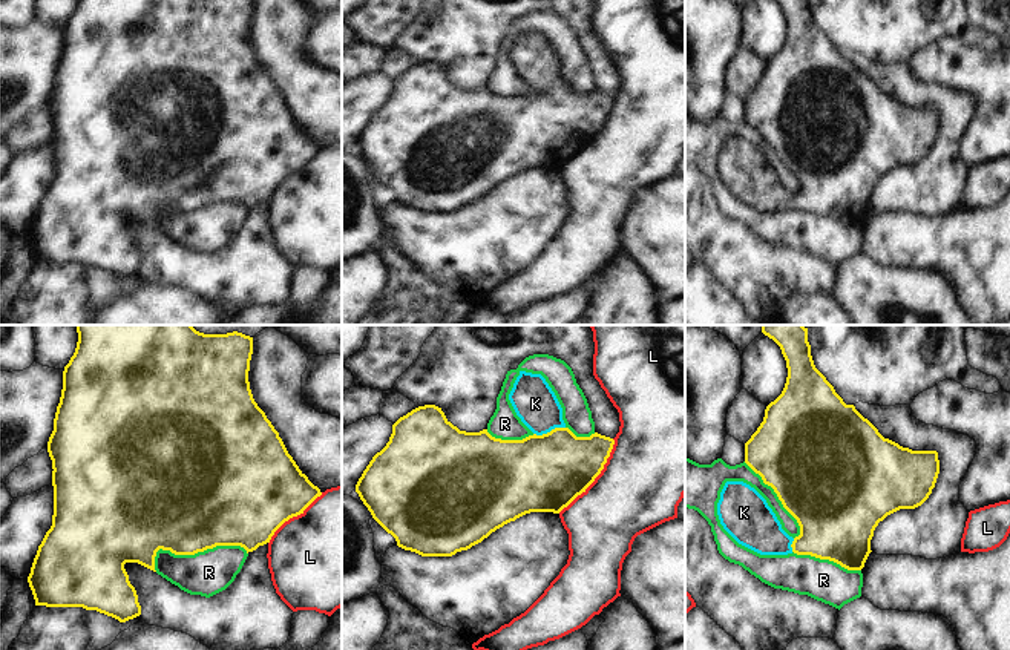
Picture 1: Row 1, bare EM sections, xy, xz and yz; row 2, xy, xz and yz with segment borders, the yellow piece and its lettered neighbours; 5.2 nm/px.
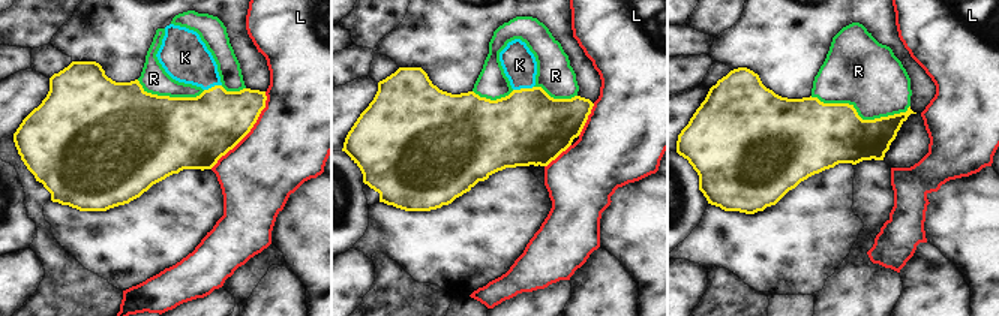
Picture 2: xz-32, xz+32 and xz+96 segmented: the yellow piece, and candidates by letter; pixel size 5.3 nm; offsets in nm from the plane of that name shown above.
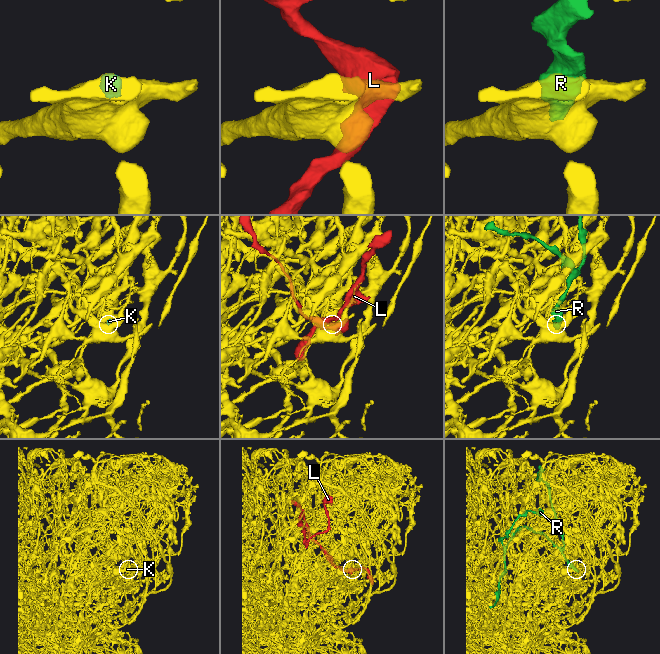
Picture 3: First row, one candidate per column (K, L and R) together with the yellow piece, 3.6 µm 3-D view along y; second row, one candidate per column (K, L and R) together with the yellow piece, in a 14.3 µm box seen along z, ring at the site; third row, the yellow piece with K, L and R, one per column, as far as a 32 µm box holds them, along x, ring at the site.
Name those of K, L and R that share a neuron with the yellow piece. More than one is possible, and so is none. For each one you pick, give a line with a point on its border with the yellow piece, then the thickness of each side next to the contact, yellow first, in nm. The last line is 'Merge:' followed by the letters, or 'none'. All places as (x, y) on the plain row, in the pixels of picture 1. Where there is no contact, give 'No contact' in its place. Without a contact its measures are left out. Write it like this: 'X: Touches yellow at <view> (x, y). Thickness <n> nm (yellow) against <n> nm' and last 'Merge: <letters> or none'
K: Touches yellow at xz (550, 88). Thickness 400 nm (yellow) against 220 nm
Merge: K.

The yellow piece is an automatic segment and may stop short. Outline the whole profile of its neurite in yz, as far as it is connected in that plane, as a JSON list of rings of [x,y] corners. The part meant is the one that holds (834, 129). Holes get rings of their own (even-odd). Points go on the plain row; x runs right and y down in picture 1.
[[[777,0],[782,6],[782,11],[786,17],[788,34],[782,51],[771,58],[765,66],[765,74],[757,87],[751,92],[751,95],[745,100],[745,120],[762,133],[763,140],[771,143],[782,158],[783,164],[797,176],[800,182],[800,192],[792,195],[783,185],[780,178],[777,176],[772,166],[768,162],[766,156],[749,141],[743,138],[726,138],[722,149],[720,156],[717,159],[717,172],[723,185],[742,202],[760,210],[760,212],[811,212],[820,216],[829,216],[848,227],[861,227],[869,213],[871,196],[874,193],[874,187],[880,178],[883,178],[887,172],[900,167],[900,166],[915,166],[921,162],[932,146],[935,144],[938,130],[939,130],[939,117],[936,107],[912,107],[909,104],[903,104],[898,100],[884,95],[878,86],[864,75],[854,61],[846,61],[843,55],[835,49],[834,43],[826,37],[826,34],[815,25],[811,2],[809,0]]]

